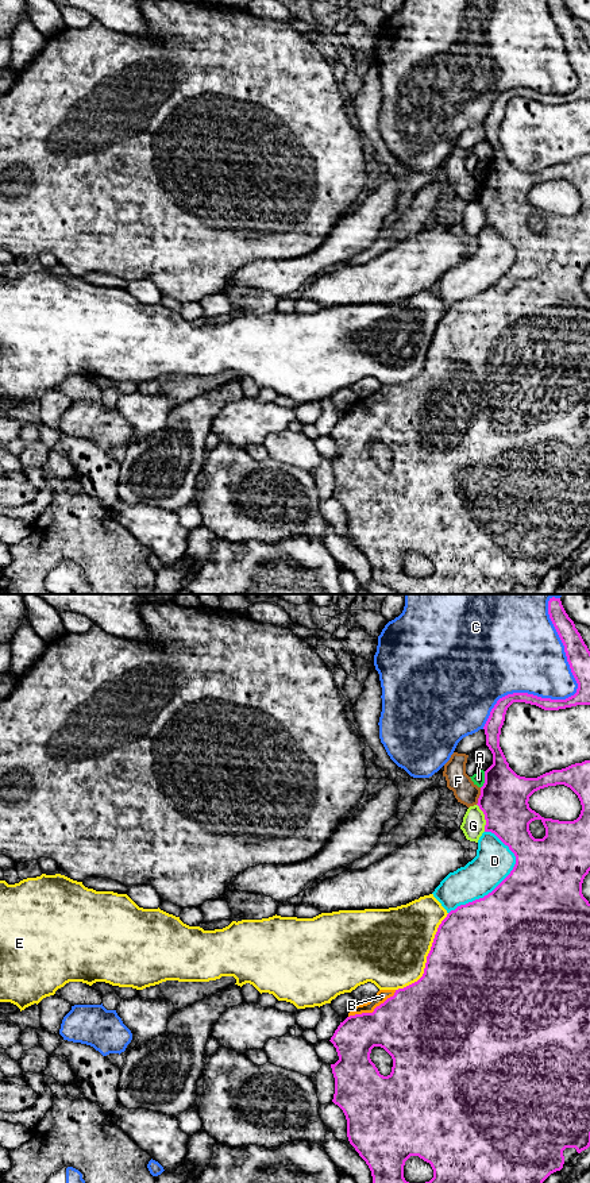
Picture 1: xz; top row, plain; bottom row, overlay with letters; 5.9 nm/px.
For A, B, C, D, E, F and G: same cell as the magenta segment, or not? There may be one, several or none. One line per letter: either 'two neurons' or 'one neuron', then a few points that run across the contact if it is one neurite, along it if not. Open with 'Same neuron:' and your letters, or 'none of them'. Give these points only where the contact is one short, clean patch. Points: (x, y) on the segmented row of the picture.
Same neuron: B
A: two neurons
B: one neuron
C: two neurons
D: two neurons
E: two neurons
F: two neurons; line xz (481, 787), (481, 794), (475, 804)
G: two neurons

